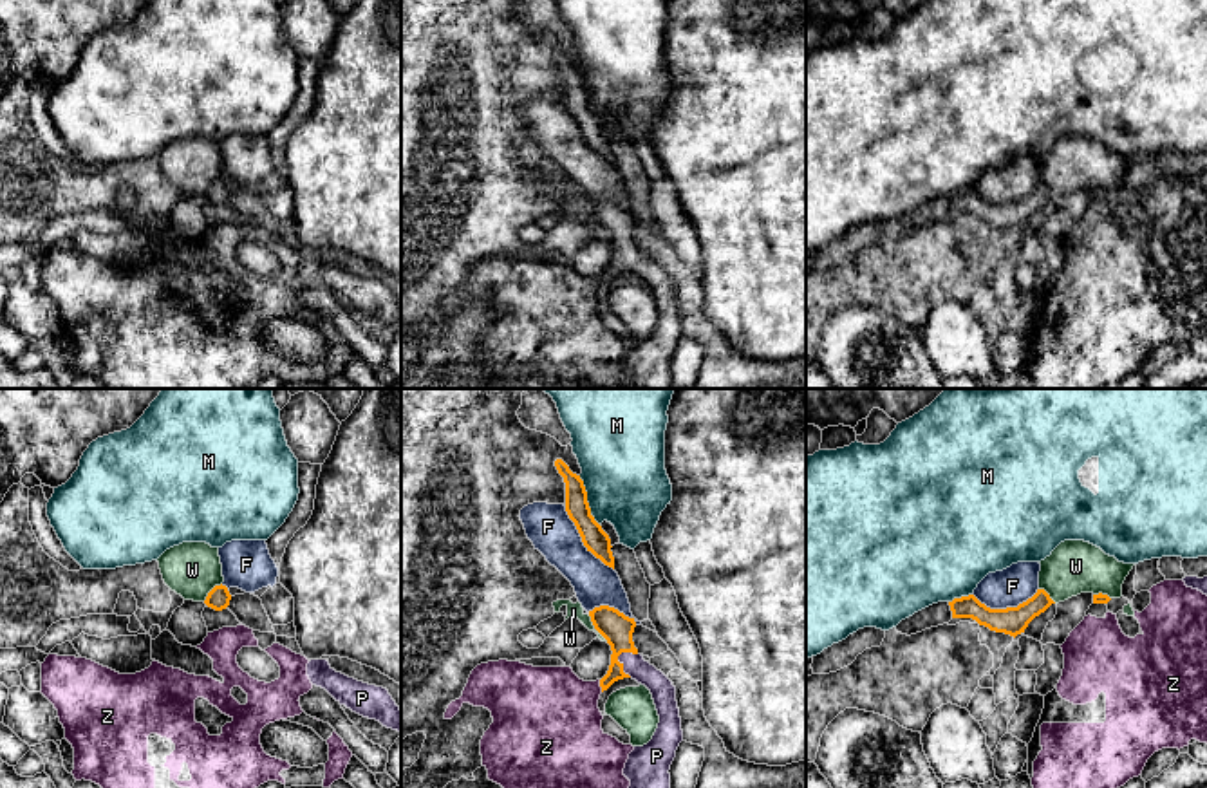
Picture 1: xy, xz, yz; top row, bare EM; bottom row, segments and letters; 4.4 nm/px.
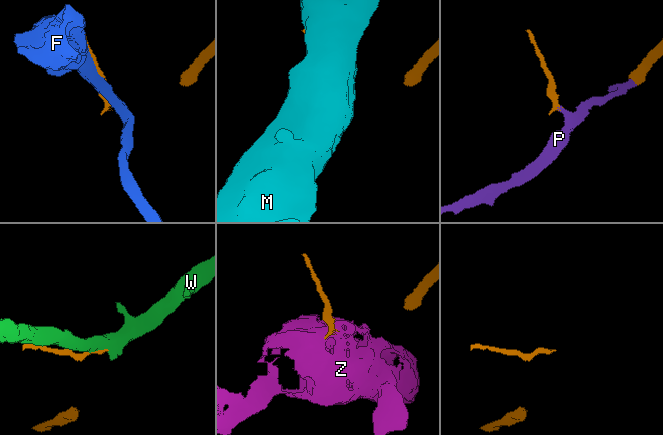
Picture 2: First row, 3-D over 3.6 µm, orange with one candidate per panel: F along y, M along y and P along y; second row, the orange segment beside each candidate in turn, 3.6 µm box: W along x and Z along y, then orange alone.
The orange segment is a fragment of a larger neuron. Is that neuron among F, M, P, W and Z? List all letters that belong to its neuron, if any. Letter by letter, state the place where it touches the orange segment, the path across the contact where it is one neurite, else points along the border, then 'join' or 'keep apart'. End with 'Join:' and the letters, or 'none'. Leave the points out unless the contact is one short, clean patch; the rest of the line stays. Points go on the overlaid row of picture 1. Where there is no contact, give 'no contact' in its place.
F: contact xz (582, 541); keep apart
M: contact xz (586, 501); keep apart
P: contact xz (622, 666); join
W: contact xz (595, 628); border xz (588, 615), (591, 624), (608, 640); keep apart
Z: contact xz (600, 685); keep apart
Join: P

